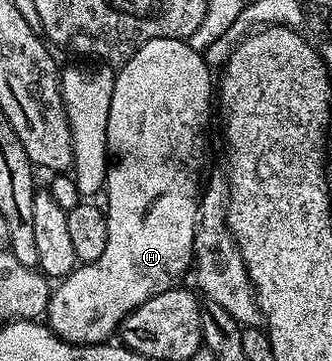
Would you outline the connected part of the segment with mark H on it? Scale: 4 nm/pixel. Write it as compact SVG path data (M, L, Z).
M152 39L144 43L133 53L126 64L117 70L114 79L114 90L112 91L112 107L108 111L108 139L106 146L110 148L110 170L106 176L106 191L109 198L109 210L106 212L108 223L108 243L96 259L87 265L79 264L68 276L61 278L53 286L50 294L50 302L44 314L45 324L60 339L64 339L73 345L101 345L109 342L110 337L119 332L124 318L140 303L148 303L156 295L175 288L182 276L191 272L194 263L194 236L198 226L198 202L200 200L200 184L198 185L198 172L206 161L206 124L210 121L210 75L212 69L206 65L201 52L198 52L188 45L185 40L176 39Z

